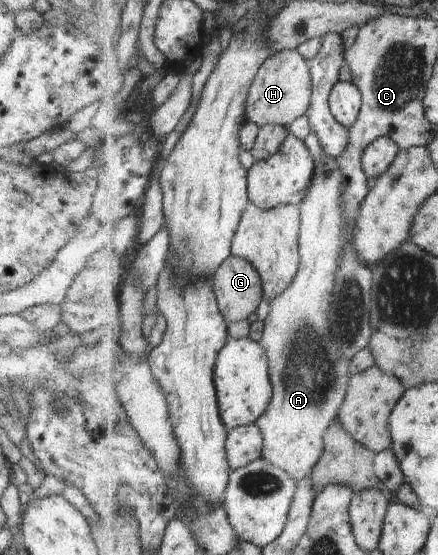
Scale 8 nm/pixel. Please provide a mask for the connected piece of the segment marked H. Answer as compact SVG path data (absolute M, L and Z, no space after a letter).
M298 49L275 52L262 65L249 96L248 121L261 127L273 124L289 126L298 118L308 114L313 102L313 74L310 62Z

